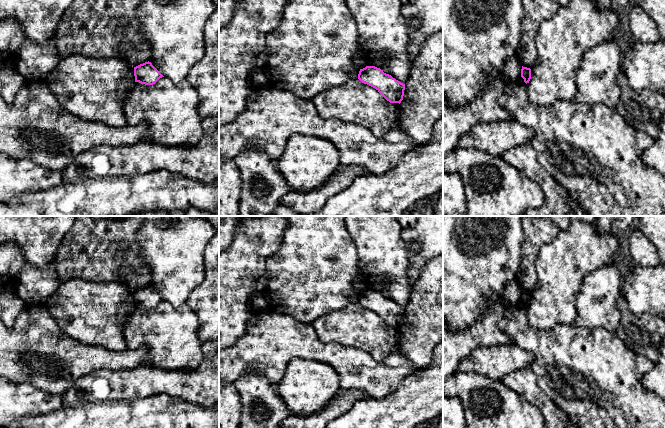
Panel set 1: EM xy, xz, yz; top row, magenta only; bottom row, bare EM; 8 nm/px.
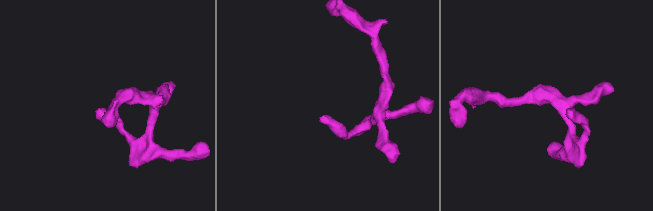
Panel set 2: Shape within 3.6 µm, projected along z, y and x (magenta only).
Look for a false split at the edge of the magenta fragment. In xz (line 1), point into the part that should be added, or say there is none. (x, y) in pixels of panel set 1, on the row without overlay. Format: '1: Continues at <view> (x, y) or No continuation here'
1: No continuation here

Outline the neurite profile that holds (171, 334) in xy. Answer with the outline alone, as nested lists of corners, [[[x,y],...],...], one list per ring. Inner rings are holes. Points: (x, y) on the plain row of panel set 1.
[[[162,301],[153,309],[135,306],[127,319],[123,334],[128,350],[143,346],[150,350],[150,356],[144,365],[179,371],[197,368],[201,363],[202,344],[198,329],[199,321],[190,308],[186,305],[175,308],[170,303]]]

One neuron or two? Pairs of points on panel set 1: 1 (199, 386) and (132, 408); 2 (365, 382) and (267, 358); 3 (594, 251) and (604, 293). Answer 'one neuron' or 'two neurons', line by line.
1: two neurons
2: one neuron
3: two neurons

